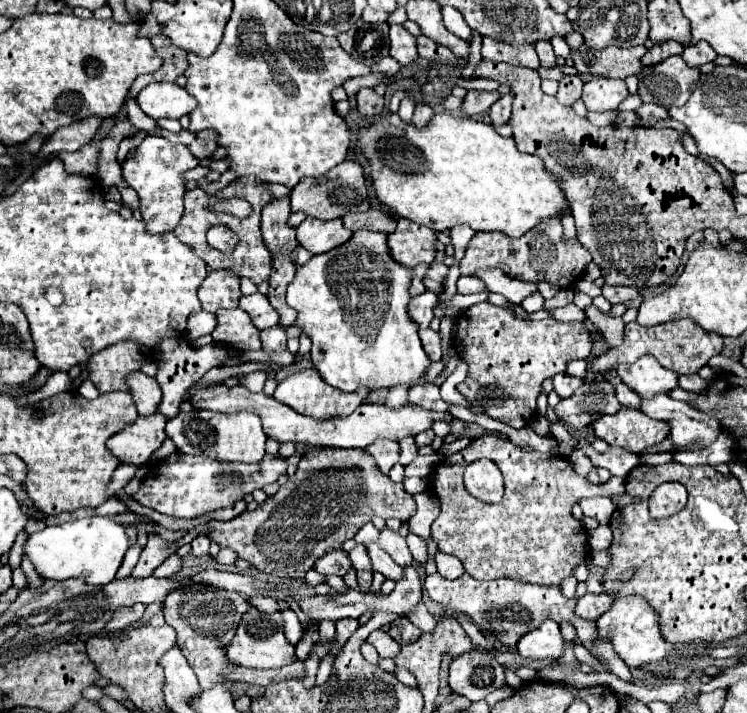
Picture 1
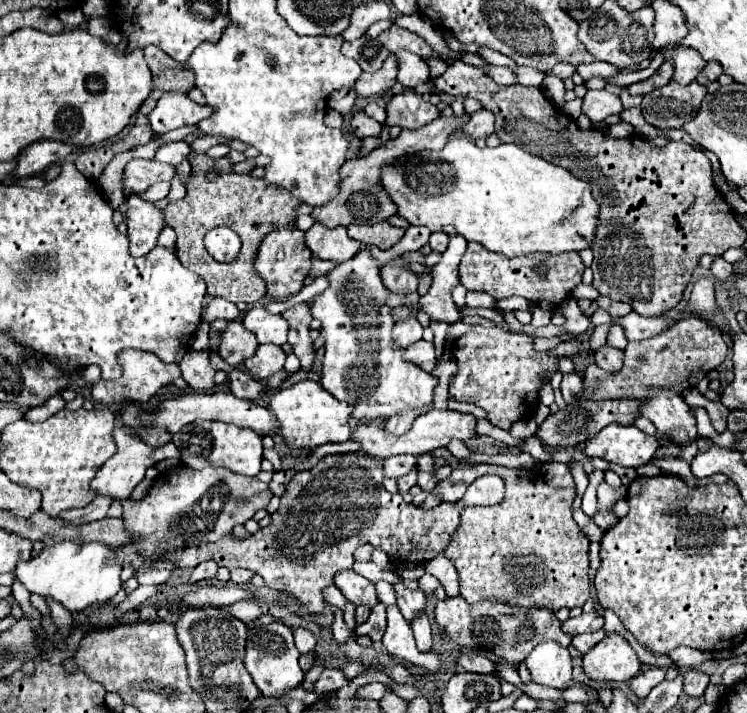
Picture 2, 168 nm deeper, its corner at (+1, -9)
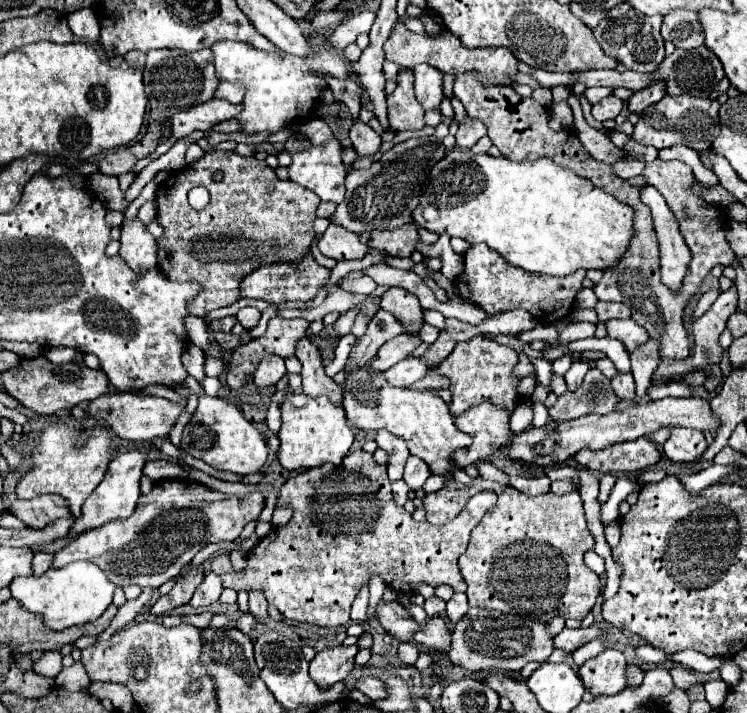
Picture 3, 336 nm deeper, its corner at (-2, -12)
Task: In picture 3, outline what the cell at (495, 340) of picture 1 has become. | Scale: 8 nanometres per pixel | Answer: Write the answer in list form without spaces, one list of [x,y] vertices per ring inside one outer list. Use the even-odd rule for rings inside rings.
[[[473,336],[467,342],[459,342],[455,350],[437,366],[431,366],[429,370],[435,370],[437,374],[449,378],[449,392],[451,402],[449,410],[453,416],[463,414],[467,408],[481,404],[485,400],[507,408],[507,412],[513,412],[517,402],[521,400],[517,394],[519,380],[511,374],[511,370],[517,366],[517,352],[509,346],[501,346],[493,340],[487,340],[483,336]]]

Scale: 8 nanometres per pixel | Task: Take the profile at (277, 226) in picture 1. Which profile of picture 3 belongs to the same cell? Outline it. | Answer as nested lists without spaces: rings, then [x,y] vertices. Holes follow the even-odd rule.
[[[305,256],[305,260],[299,264],[299,266],[293,266],[293,264],[269,264],[269,266],[263,266],[255,272],[251,272],[249,276],[245,276],[241,280],[241,296],[243,298],[261,298],[261,300],[267,300],[267,302],[273,302],[273,304],[281,304],[281,302],[287,302],[287,300],[301,300],[301,302],[309,302],[317,296],[319,288],[325,286],[329,282],[329,276],[331,276],[331,270],[319,266],[315,262],[313,256]]]

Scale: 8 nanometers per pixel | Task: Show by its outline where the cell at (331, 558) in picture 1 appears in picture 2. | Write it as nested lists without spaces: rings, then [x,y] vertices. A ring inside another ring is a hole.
[[[344,569],[344,571],[336,573],[334,585],[342,591],[342,595],[346,599],[350,599],[356,605],[364,603],[368,607],[374,607],[374,603],[378,603],[374,585],[366,577],[358,575],[354,569]]]

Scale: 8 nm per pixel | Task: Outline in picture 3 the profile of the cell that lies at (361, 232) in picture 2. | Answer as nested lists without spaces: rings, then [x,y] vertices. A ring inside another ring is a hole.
[[[405,224],[395,230],[375,230],[361,234],[361,240],[365,246],[375,246],[389,256],[409,258],[415,252],[415,246],[419,242],[417,224]]]

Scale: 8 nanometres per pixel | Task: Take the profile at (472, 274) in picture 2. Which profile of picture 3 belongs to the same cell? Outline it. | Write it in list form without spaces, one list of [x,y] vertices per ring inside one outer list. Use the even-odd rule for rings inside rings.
[[[483,242],[473,244],[465,252],[463,262],[465,262],[465,270],[461,276],[455,278],[455,288],[461,294],[461,298],[483,308],[489,316],[523,308],[541,324],[555,324],[571,314],[575,294],[581,290],[581,282],[585,278],[583,270],[571,276],[563,276],[563,278],[527,272],[523,268],[509,264],[501,254],[497,254]]]

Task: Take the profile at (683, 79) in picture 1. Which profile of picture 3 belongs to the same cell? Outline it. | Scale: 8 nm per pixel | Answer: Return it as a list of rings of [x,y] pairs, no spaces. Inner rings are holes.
[[[687,94],[665,96],[663,100],[659,100],[657,104],[653,104],[651,108],[647,108],[641,114],[639,122],[635,124],[633,140],[655,146],[657,150],[669,148],[675,144],[685,144],[697,152],[709,150],[713,140],[719,136],[719,108],[721,108],[721,104],[717,100],[709,100],[709,98],[695,98],[695,96],[687,96]],[[677,120],[681,120],[681,132],[671,130],[677,124]]]

